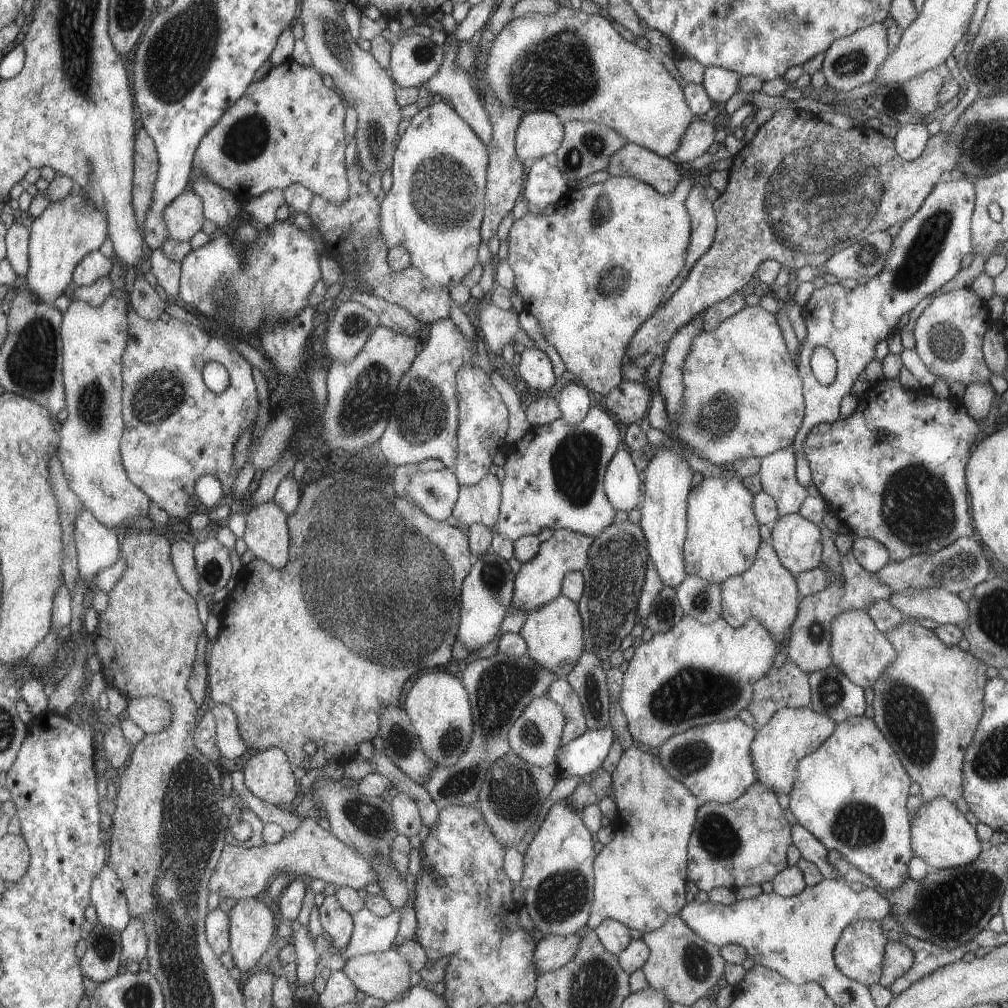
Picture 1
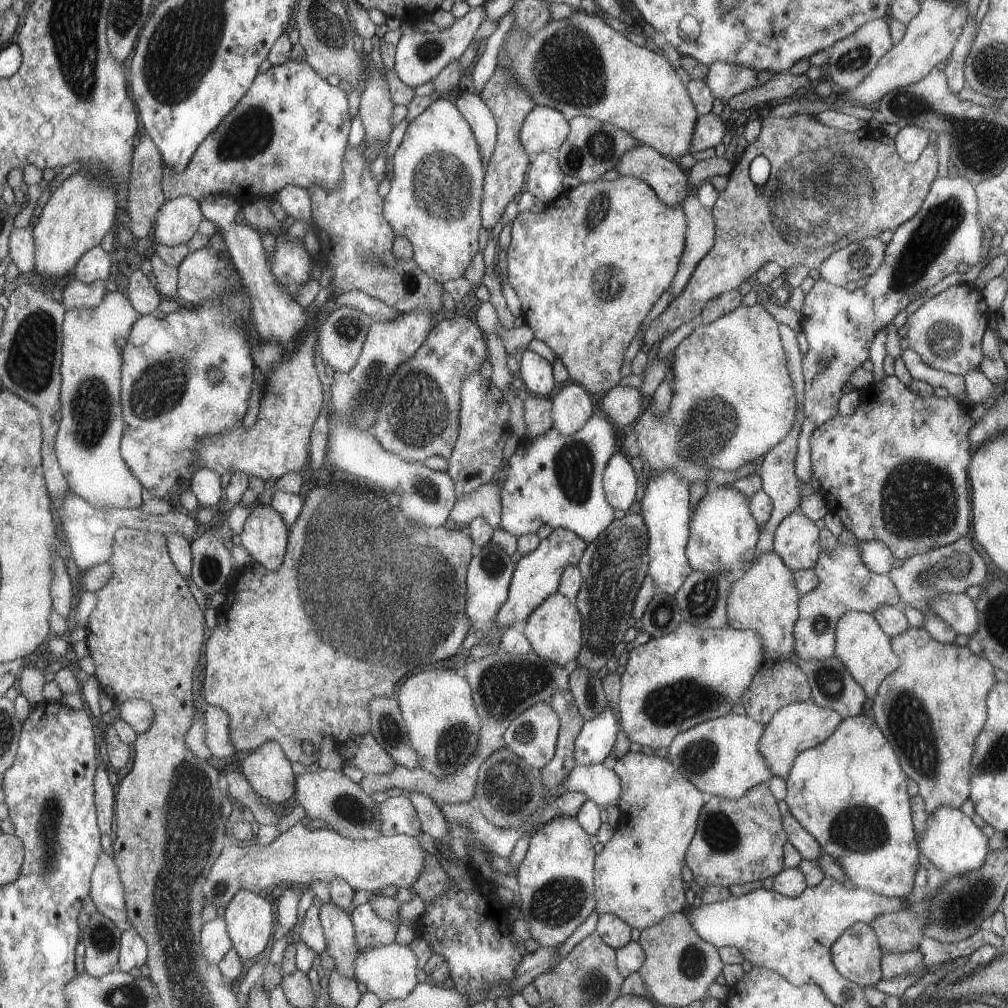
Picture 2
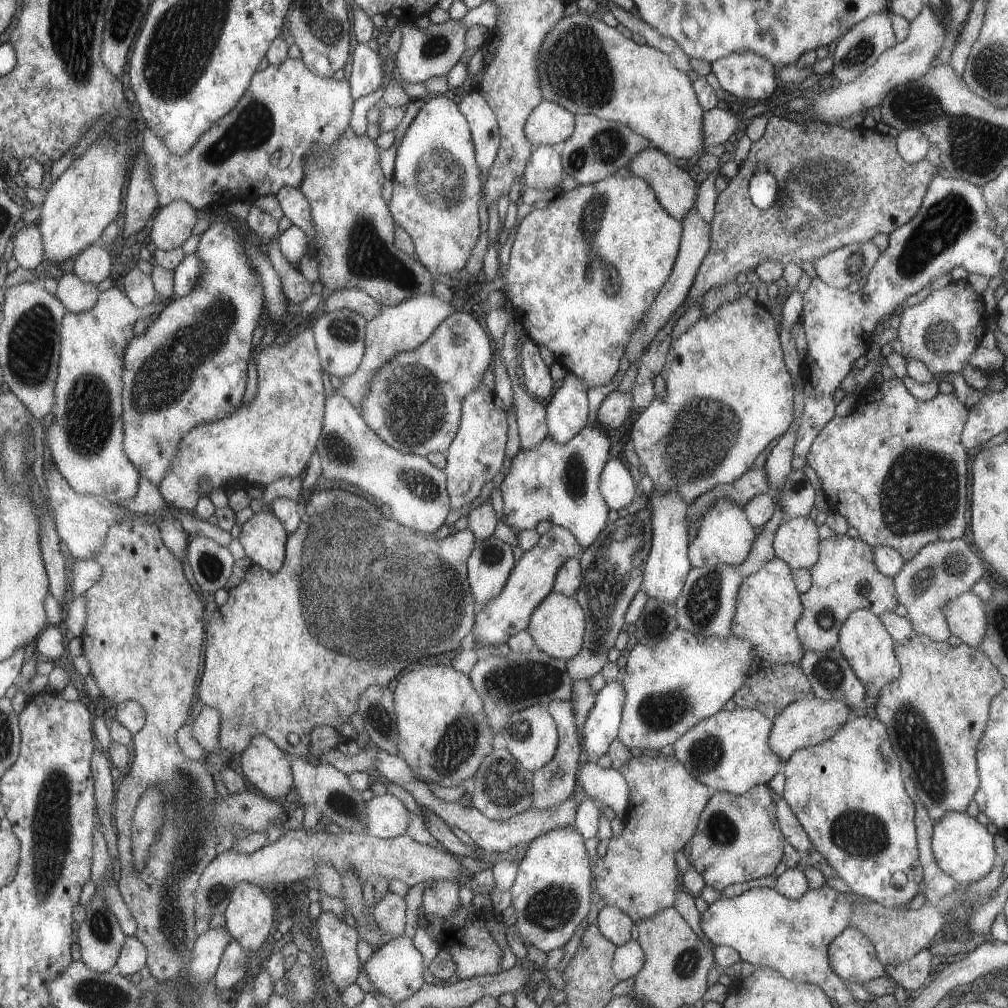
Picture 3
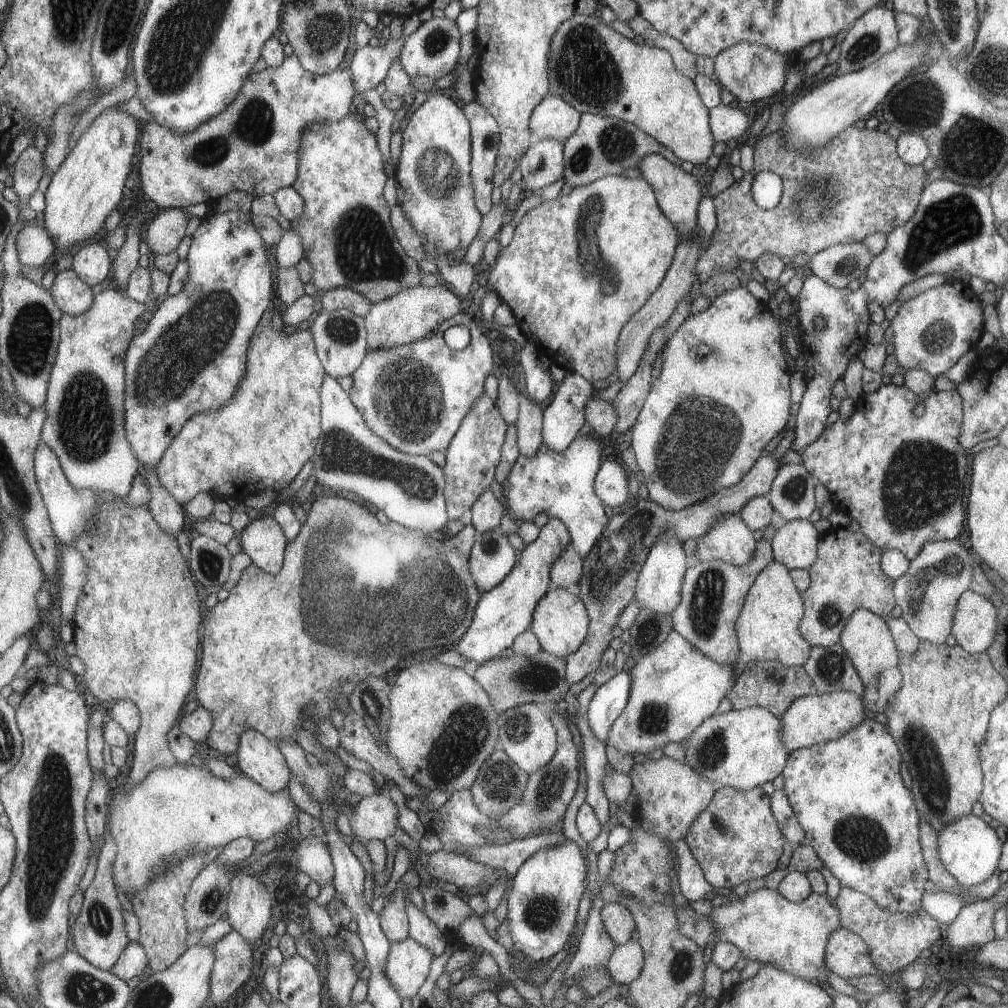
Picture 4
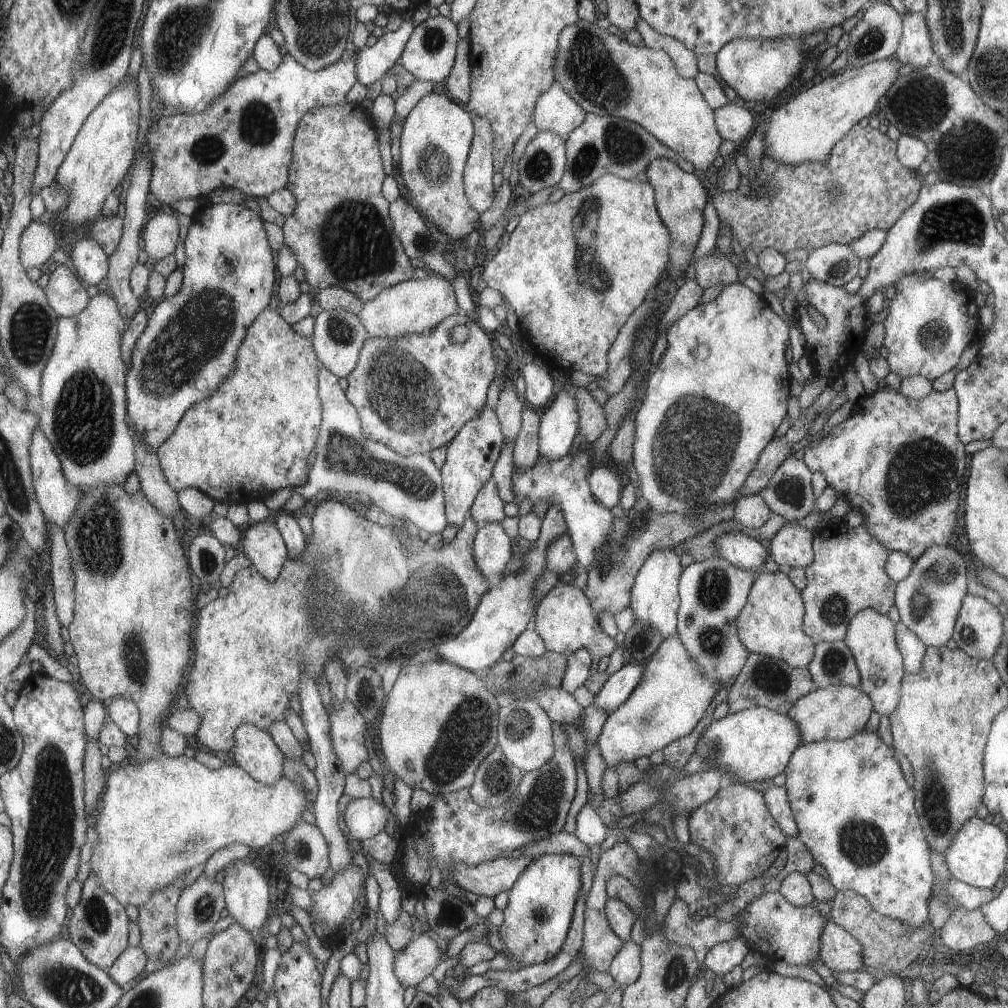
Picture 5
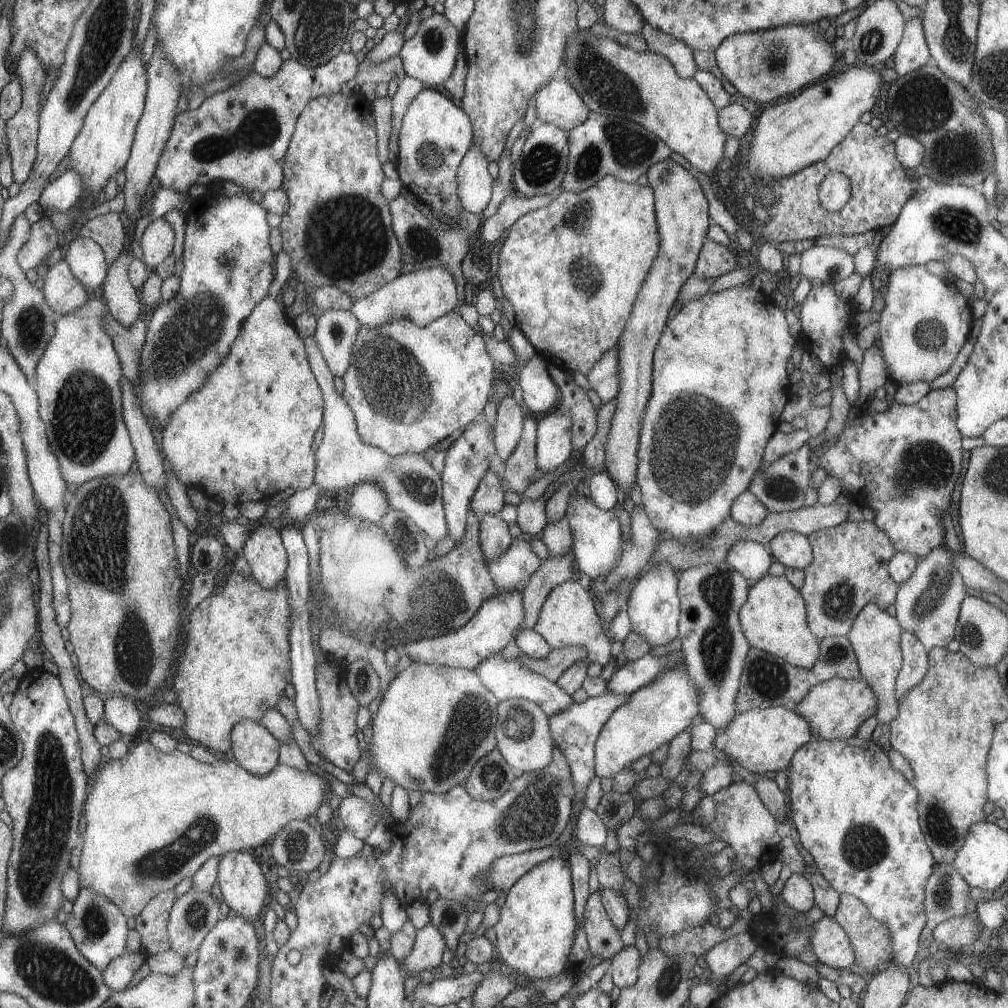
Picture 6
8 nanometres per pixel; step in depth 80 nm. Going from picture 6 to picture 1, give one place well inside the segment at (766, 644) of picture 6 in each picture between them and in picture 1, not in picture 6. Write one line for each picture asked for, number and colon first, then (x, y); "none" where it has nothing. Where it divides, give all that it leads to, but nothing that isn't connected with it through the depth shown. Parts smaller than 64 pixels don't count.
1: (767, 591)
2: (765, 599)
3: (767, 607)
4: (767, 628)
5: (770, 623)

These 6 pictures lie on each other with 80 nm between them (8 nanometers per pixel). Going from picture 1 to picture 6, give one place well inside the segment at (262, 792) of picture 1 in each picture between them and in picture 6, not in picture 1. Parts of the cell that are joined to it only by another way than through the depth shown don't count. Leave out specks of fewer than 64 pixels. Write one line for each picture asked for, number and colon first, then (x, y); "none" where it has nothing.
2: (269, 770)
3: (269, 769)
4: (259, 757)
5: (256, 751)
6: (254, 745)

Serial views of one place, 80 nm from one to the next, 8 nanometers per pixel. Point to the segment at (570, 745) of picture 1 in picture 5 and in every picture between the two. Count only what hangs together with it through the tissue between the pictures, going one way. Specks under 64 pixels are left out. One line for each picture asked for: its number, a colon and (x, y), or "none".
2: (596, 738)
3: (600, 727)
4: (608, 700)
5: (618, 686)

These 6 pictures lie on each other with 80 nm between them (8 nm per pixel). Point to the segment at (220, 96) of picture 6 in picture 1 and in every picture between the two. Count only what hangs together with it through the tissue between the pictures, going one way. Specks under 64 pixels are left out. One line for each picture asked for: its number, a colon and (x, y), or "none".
1: (288, 128)
2: (292, 127)
3: (289, 112)
4: (254, 145)
5: (245, 140)

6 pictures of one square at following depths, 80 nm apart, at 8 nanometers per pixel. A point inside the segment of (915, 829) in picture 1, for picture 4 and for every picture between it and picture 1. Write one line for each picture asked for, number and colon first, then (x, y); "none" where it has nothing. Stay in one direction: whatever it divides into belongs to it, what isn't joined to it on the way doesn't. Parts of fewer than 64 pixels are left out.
2: (950, 841)
3: (963, 849)
4: (968, 849)

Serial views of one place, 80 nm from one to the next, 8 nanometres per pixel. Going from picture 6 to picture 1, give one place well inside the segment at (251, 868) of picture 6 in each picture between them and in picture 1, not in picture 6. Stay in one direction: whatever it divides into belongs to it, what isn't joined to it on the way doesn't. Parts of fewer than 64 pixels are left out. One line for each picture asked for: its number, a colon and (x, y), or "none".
1: (253, 931)
2: (251, 923)
3: (249, 916)
4: (250, 907)
5: (248, 895)

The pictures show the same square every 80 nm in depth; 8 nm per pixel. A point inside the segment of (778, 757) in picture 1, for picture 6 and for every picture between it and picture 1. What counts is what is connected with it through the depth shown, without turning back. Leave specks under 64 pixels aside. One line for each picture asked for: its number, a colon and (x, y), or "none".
2: (797, 726)
3: (805, 722)
4: (813, 719)
5: (836, 712)
6: (835, 708)

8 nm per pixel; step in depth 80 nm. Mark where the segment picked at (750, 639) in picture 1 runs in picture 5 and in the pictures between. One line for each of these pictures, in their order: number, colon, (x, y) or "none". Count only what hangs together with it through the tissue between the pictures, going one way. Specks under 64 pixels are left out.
2: (692, 674)
3: (685, 678)
4: (673, 688)
5: (671, 696)

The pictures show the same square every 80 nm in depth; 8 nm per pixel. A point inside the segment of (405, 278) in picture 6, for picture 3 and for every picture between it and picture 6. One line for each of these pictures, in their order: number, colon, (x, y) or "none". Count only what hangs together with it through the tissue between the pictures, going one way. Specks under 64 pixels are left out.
3: (401, 328)
4: (412, 313)
5: (415, 306)

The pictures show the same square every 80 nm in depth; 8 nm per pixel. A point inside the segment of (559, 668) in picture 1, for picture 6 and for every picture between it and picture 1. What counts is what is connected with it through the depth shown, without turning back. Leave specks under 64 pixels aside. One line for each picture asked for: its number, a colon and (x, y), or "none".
2: (554, 631)
3: (557, 626)
4: (560, 623)
5: (564, 620)
6: (567, 618)

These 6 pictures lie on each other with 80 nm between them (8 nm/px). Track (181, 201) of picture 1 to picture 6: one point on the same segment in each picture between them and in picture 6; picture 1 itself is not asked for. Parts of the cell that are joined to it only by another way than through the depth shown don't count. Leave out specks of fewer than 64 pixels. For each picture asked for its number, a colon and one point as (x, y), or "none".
2: (179, 219)
3: (173, 224)
4: (166, 231)
5: (160, 236)
6: (157, 241)

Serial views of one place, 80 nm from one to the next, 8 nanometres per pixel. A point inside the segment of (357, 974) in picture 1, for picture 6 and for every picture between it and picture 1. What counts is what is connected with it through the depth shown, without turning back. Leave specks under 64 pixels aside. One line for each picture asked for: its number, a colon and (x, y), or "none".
2: (389, 972)
3: (396, 969)
4: (407, 964)
5: (417, 959)
6: (428, 945)

